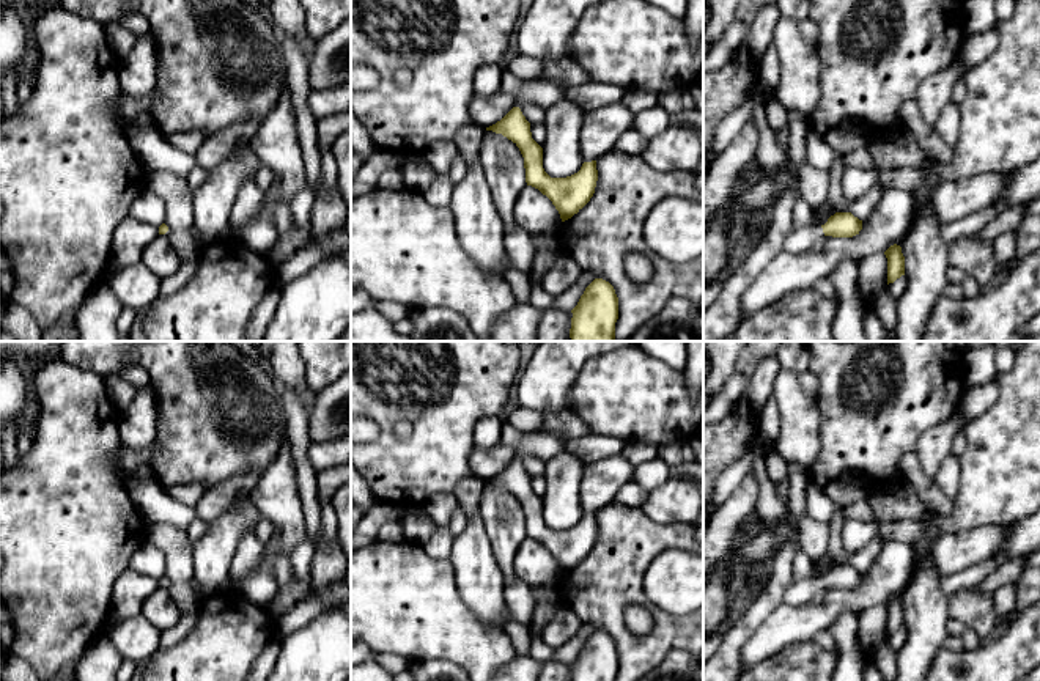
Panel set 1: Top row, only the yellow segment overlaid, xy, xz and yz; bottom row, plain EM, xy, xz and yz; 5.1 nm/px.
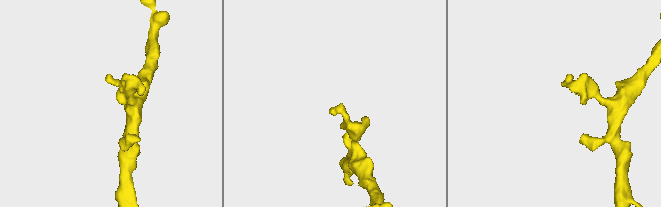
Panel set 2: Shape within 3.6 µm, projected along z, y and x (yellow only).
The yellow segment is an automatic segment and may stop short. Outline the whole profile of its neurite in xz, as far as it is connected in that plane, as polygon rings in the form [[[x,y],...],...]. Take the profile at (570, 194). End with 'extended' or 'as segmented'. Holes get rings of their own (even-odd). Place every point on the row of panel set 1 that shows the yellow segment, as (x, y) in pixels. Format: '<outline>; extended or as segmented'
[[[538,77],[522,80],[514,107],[496,124],[486,127],[511,140],[524,157],[526,182],[546,195],[560,214],[562,222],[577,214],[593,197],[598,170],[596,160],[584,162],[581,170],[566,178],[551,178],[543,168],[543,148],[532,138],[530,123],[521,112],[524,104],[551,109],[563,96],[557,83]]]; extended

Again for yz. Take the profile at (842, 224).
[[[835,212],[824,225],[813,223],[810,226],[791,230],[785,237],[784,250],[796,255],[813,247],[823,236],[853,237],[862,230],[862,220],[851,212]]]; extended

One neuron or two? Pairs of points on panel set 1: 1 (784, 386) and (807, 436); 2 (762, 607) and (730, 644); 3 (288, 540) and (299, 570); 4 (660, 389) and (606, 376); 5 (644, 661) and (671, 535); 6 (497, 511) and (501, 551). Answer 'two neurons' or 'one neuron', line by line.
1: one neuron
2: one neuron
3: two neurons
4: one neuron
5: one neuron
6: one neuron

